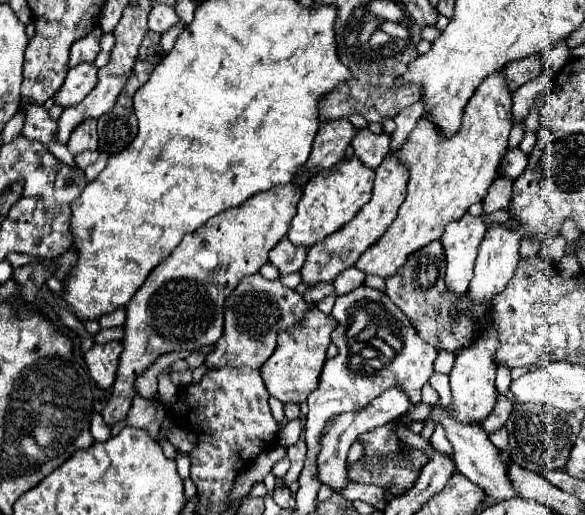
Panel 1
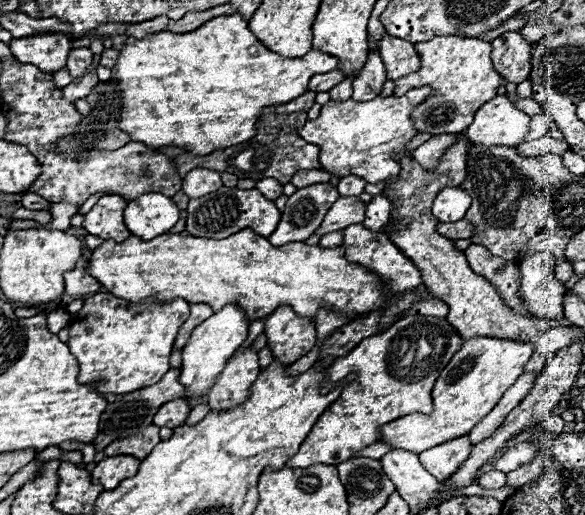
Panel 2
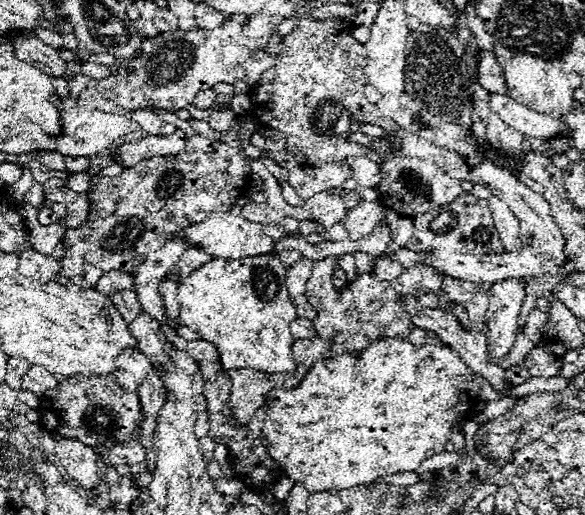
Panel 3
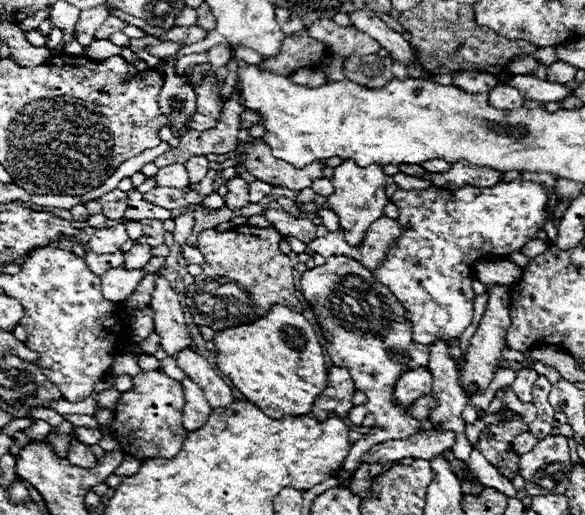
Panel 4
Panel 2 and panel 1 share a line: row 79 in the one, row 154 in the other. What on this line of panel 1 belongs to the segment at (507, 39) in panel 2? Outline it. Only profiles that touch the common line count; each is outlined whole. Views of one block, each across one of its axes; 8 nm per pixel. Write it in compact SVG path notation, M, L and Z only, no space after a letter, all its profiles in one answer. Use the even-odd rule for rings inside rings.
M520 146L510 148L510 150L506 150L506 154L504 154L502 162L500 162L502 176L506 176L510 180L516 180L524 172L526 164L528 164L528 156L520 150Z

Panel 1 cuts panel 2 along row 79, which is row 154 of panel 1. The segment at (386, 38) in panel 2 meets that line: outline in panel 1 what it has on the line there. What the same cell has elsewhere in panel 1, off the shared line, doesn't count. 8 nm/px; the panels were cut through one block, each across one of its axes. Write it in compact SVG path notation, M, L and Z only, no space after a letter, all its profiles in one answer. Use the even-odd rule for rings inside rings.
M390 152L384 162L376 168L376 178L374 178L374 188L372 188L372 198L362 206L362 210L356 214L352 222L342 226L336 234L330 234L324 238L324 242L312 246L308 250L308 258L302 266L302 282L306 284L320 284L320 282L330 282L334 280L342 270L354 266L354 262L360 258L368 246L372 246L390 226L390 222L396 218L398 206L406 198L406 182L408 182L408 166L400 162L396 152Z

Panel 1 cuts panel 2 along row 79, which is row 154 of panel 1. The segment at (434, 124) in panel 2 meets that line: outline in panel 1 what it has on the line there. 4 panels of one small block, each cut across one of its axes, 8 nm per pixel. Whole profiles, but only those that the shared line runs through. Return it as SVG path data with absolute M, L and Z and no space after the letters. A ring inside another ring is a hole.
M502 70L490 74L468 100L462 126L454 136L444 136L428 116L422 116L398 152L400 160L410 168L406 200L386 234L358 258L356 268L364 274L388 278L406 262L408 254L438 240L446 224L464 216L474 202L480 202L488 186L498 178L496 170L508 148L510 130L512 92Z

